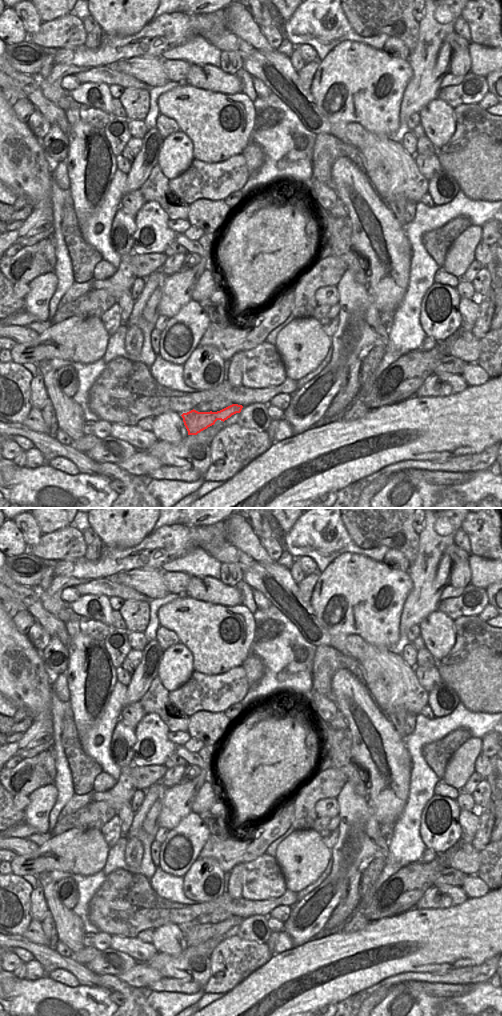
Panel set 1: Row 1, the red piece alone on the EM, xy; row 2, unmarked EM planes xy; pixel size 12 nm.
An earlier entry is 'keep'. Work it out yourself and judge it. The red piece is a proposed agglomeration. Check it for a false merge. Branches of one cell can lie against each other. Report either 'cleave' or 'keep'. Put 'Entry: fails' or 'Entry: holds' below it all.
cleave
Entry: fails

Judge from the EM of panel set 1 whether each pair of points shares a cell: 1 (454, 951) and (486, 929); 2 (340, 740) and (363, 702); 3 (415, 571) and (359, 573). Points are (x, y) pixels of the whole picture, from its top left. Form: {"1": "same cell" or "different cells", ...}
{"1": "same cell", "2": "different cells", "3": "different cells"}

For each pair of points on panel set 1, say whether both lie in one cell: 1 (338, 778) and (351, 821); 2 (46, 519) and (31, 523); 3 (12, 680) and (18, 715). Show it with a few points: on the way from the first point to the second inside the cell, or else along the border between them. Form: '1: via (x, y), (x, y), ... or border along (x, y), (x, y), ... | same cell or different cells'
1: border along (346, 781), (336, 798) | different cells
2: border along (34, 518), (42, 533) | different cells
3: border along (10, 699), (16, 706), (25, 707), (30, 714) | different cells

